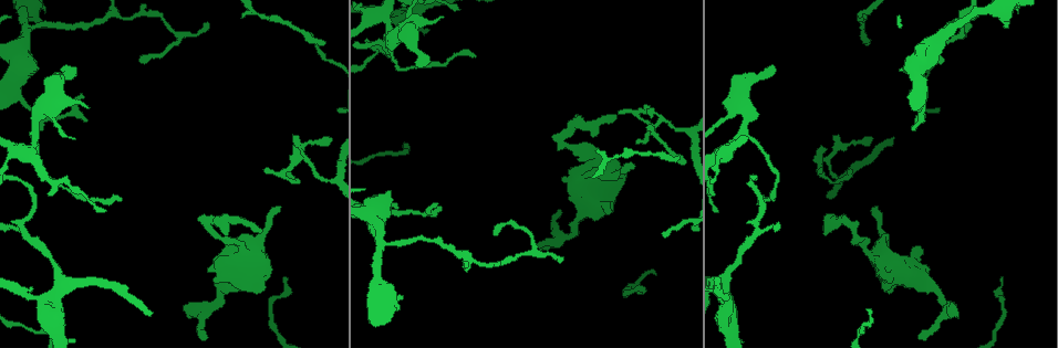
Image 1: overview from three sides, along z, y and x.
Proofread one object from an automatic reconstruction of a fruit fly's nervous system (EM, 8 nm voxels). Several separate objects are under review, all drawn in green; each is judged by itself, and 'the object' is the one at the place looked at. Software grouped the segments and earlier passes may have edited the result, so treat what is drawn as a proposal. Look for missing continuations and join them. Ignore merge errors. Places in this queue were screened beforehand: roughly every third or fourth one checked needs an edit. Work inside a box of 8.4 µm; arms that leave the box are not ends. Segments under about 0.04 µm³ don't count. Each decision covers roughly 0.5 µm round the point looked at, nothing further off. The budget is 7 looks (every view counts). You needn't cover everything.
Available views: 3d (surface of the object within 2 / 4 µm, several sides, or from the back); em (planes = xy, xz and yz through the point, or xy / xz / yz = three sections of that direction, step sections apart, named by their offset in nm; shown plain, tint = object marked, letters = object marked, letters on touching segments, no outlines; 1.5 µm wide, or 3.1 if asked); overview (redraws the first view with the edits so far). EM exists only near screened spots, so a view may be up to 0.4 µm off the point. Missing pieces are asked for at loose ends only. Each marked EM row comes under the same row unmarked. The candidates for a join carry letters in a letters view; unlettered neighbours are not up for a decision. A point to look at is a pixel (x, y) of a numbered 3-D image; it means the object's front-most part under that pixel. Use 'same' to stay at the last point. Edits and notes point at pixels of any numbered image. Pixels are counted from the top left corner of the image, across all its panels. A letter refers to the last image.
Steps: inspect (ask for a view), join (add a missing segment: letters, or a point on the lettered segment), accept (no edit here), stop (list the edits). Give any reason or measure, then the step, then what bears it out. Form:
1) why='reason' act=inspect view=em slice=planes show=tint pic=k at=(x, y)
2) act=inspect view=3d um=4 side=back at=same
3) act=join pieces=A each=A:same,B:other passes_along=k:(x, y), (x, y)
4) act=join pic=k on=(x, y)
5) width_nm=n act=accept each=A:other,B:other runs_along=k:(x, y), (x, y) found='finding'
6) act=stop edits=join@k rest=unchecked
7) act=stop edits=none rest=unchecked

why='an open end' act=inspect view=3d um=2 pic=1 at=(415, 64)

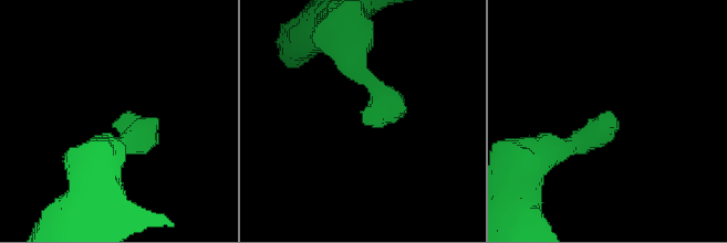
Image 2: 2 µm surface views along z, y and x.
why='need the tissue' act=inspect view=em slice=xz step=8 show=letters pic=2 at=(610, 122)

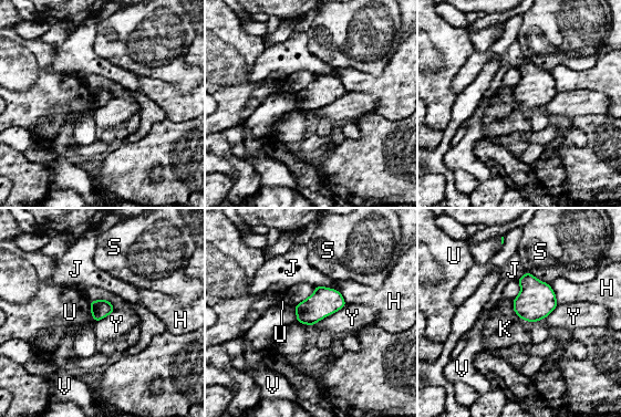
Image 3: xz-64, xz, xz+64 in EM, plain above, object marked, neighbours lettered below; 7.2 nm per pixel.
longest_contact=Y:280nm act=accept each=H:other,J:other,K:other,S:other,U:other,V:other,Y:other border=3:(345, 303), (313, 325) found='none of them fits'

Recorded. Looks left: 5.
why='long arm stops here' act=inspect view=em slice=planes show=letters pic=1 at=(616, 116)

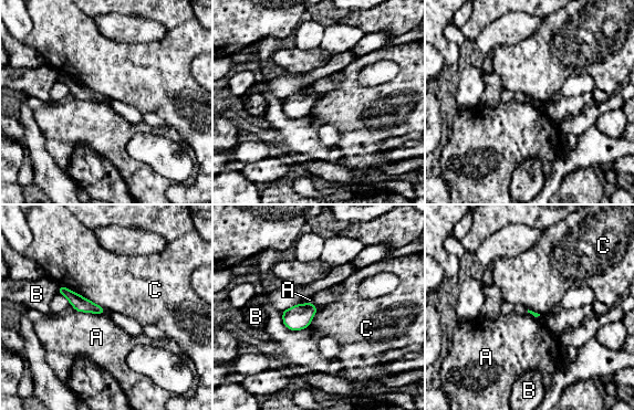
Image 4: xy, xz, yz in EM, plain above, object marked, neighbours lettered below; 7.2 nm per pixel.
act=accept each=A:other,B:other,C:other border=4:(60, 285), (99, 304), (105, 312) found='none of them fits'

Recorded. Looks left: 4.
why='branch stops here' act=inspect view=3d um=2 pic=1 at=(183, 308)

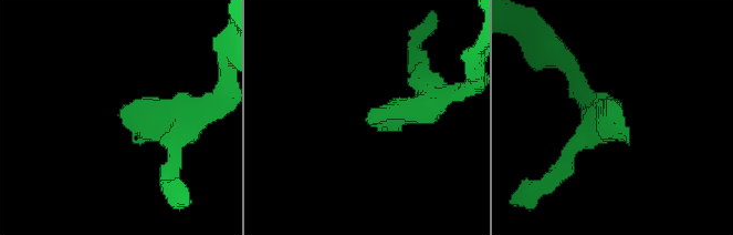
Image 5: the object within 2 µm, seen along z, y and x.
why='shape alone is not enough' act=inspect view=em slice=planes show=tint pic=5 at=(618, 113)

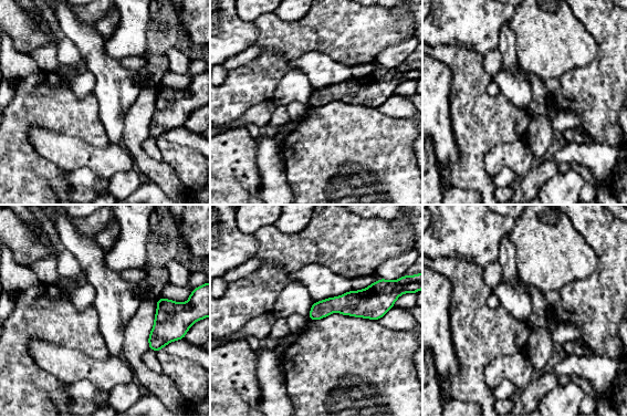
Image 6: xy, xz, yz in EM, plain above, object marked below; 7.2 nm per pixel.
act=inspect view=em slice=planes show=letters at=same

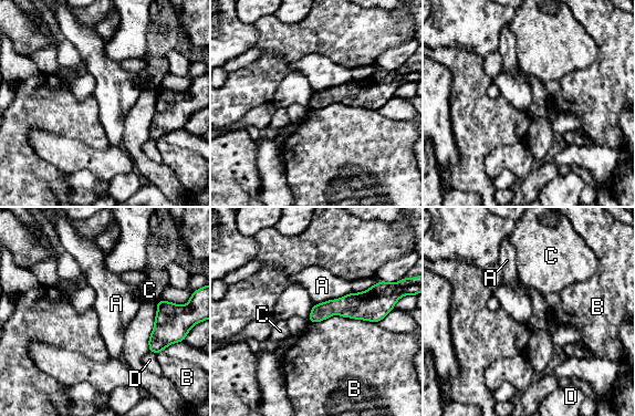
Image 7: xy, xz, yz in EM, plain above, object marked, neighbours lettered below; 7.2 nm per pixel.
longest_contact=B:440nm act=accept each=A:other,B:other,C:other,D:other found='none of them fits'

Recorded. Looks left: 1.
act=stop edits=none rest=unchecked

